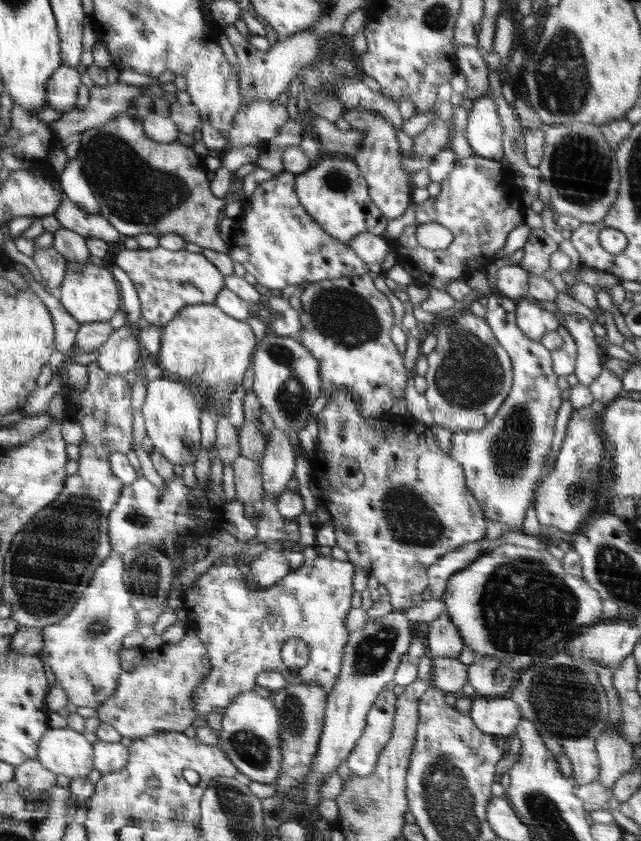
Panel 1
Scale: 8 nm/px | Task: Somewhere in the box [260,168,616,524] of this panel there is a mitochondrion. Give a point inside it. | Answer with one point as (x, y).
(470, 373)

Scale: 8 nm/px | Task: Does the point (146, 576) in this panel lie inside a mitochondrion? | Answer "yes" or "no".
yes

